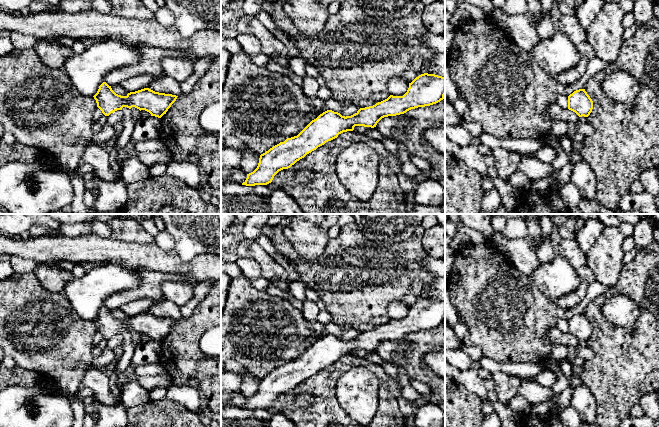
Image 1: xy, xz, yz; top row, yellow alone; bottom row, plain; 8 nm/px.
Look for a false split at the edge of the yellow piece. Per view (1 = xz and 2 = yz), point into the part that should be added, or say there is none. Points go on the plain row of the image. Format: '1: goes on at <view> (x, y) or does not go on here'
1: does not go on here
2: does not go on here

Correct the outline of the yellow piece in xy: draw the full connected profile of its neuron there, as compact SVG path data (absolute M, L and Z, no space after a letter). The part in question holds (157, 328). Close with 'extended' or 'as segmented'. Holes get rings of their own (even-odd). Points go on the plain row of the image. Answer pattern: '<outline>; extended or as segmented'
M103 306L93 321L96 324L97 331L105 340L109 340L117 334L122 334L123 331L129 333L135 331L140 335L145 334L149 336L151 340L161 342L178 320L155 316L149 312L121 320L116 318L106 306Z; as segmented

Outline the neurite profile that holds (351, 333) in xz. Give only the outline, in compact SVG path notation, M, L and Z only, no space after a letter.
M351 327L350 329L344 331L342 333L342 335L339 336L339 337L342 340L345 340L346 341L346 340L351 340L351 339L357 337L358 334L359 334L359 332L356 329L354 329L354 328Z

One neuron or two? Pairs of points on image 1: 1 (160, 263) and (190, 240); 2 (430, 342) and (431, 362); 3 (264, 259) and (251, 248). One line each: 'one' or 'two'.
1: two
2: two
3: one

